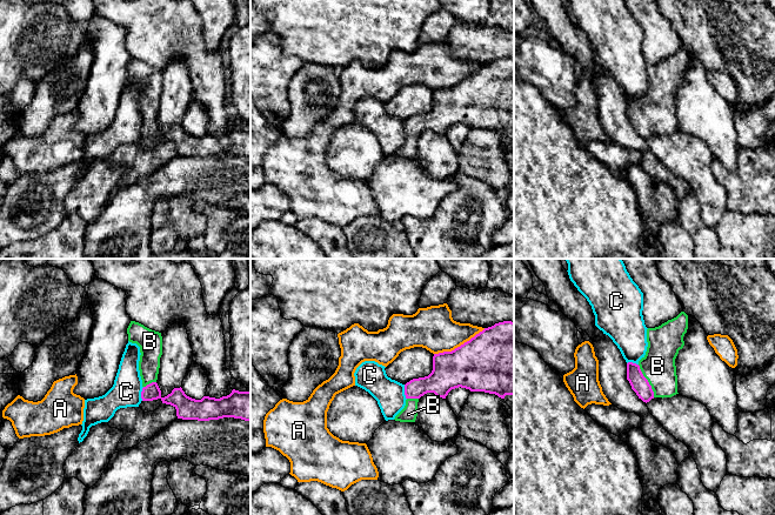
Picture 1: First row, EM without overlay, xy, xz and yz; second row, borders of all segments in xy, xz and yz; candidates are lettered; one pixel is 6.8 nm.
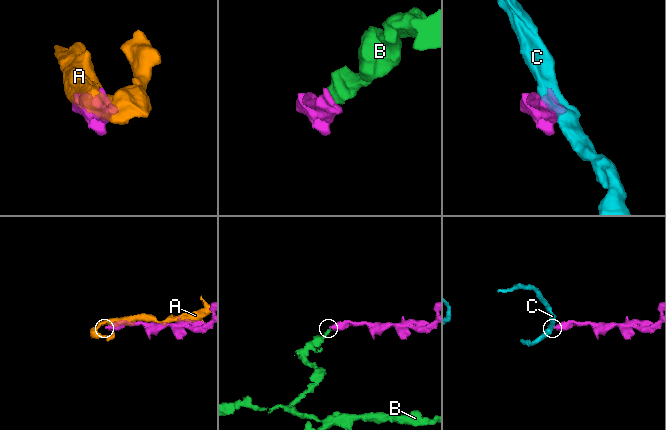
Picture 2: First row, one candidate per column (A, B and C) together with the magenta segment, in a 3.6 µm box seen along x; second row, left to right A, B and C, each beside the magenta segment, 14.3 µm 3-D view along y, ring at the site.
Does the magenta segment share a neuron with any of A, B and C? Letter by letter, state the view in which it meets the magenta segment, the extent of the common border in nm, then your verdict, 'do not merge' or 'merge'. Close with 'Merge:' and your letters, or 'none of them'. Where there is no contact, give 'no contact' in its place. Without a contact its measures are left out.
A: contact in xz; length 400 nm; do not merge
B: contact in yz; length 260 nm; merge
C: contact in xz; length 110 nm; do not merge
Merge: B

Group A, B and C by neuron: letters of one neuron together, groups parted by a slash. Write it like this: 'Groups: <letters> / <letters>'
Groups: A / B / C

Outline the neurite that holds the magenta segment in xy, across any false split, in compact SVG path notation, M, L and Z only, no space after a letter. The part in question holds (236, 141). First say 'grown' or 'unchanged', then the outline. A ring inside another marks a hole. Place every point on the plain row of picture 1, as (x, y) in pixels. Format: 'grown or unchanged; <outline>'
grown; M131 58L127 71L128 78L140 83L139 107L143 123L142 138L160 135L162 140L173 142L176 146L178 155L182 156L209 158L234 154L250 158L250 128L233 126L229 132L220 135L203 133L201 136L195 136L187 133L180 123L162 134L156 120L162 92L161 69Z

